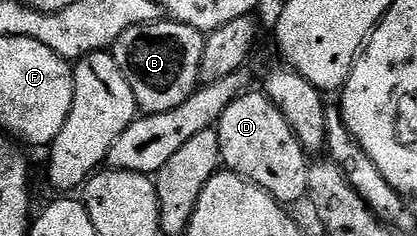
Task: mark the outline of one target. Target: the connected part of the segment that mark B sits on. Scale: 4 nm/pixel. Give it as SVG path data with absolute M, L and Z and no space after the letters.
M172 20L142 24L119 36L119 40L111 48L111 53L113 59L119 64L123 76L127 76L127 84L131 84L131 92L135 92L138 107L145 114L162 114L171 108L179 108L179 104L183 104L199 89L205 40L206 35L202 31Z

